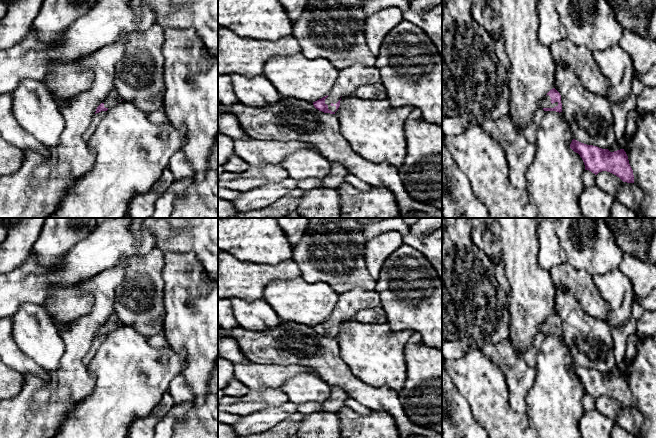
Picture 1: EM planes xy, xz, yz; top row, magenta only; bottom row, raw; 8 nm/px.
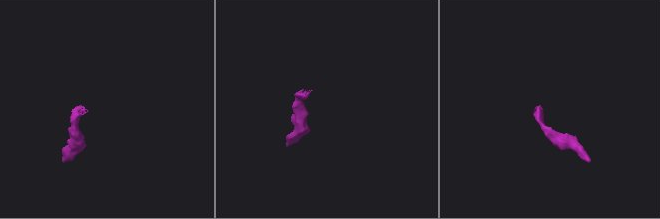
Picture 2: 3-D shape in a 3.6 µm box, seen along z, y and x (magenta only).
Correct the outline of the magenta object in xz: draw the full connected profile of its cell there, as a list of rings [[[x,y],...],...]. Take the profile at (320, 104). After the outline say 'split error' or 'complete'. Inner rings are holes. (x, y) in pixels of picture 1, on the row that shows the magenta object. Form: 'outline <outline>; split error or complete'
outline [[[357,63],[339,70],[330,93],[313,102],[319,111],[335,114],[340,106],[341,97],[353,92],[356,88],[381,81],[380,71],[376,66],[365,66]]]; split error

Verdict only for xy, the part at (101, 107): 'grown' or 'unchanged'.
grown

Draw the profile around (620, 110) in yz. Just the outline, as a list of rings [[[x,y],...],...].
[[[631,92],[621,102],[611,104],[614,118],[613,128],[616,140],[625,137],[627,115],[630,111],[636,109],[636,97],[637,96]]]

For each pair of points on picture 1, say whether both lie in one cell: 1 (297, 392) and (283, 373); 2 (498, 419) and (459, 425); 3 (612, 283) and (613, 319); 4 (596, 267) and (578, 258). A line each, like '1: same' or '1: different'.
1: different
2: different
3: same
4: same

